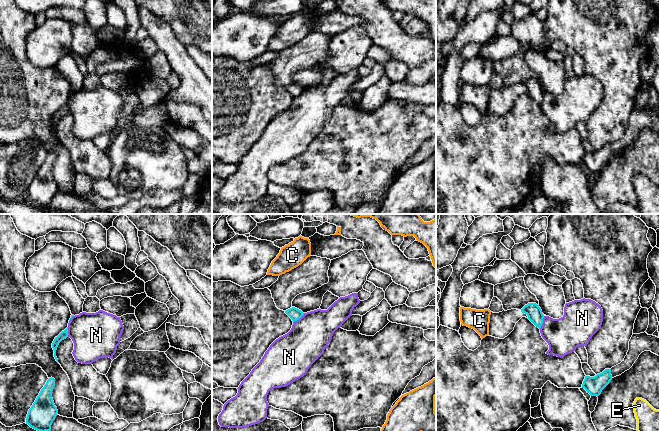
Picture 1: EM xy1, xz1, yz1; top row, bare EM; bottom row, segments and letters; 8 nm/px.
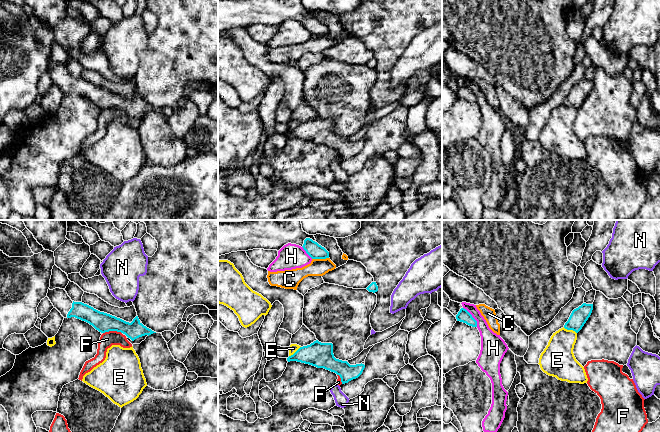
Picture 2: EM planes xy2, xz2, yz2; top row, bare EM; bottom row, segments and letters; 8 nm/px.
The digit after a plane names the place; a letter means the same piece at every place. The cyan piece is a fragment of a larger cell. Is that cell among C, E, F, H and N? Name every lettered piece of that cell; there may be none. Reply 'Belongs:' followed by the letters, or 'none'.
Belongs: none

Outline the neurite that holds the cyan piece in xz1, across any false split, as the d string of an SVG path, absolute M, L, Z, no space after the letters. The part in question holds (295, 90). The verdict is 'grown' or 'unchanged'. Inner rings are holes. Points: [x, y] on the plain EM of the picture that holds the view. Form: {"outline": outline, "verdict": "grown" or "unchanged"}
{"outline": "M295 83L286 86L285 89L292 95L293 98L299 96L304 91L301 86Z", "verdict": "unchanged"}

